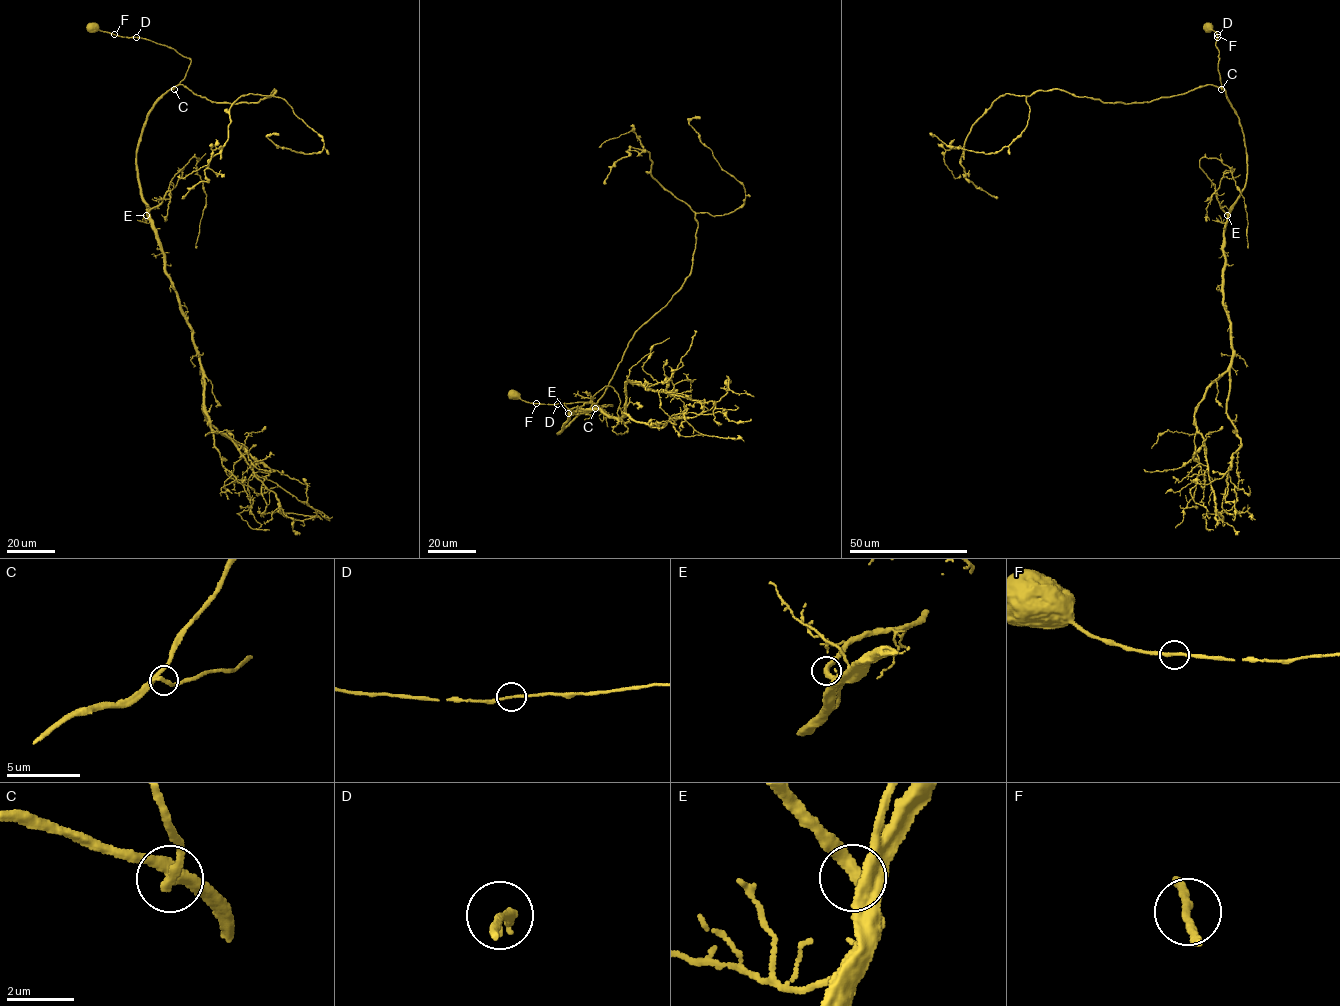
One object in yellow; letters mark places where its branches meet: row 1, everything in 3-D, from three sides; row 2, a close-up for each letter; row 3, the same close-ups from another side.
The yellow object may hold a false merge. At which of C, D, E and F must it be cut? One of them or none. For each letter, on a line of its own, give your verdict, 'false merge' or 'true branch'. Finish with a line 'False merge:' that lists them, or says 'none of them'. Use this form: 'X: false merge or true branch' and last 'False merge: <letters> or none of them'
C: true branch
D: true branch
E: true branch
F: true branch
False merge: none of them

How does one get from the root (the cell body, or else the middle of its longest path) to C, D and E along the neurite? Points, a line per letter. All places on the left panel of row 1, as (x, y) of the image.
C: (89, 27), (92, 31), (146, 38), (171, 47), (187, 57), (190, 64), (186, 76), (174, 89)
D: (89, 27), (92, 31), (136, 37)
E: (89, 27), (146, 38), (190, 60), (185, 77), (154, 105), (141, 135), (137, 178), (146, 215)

